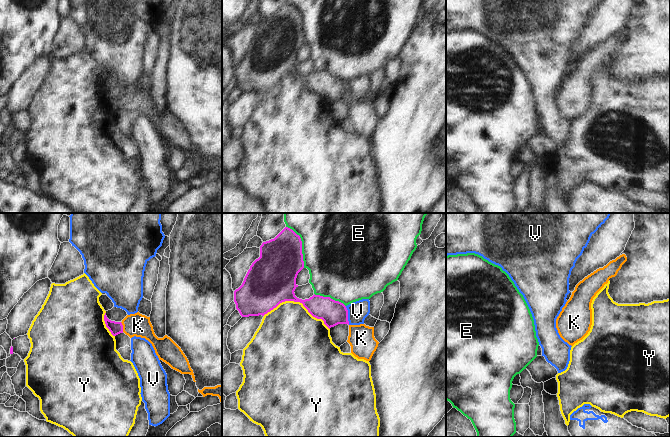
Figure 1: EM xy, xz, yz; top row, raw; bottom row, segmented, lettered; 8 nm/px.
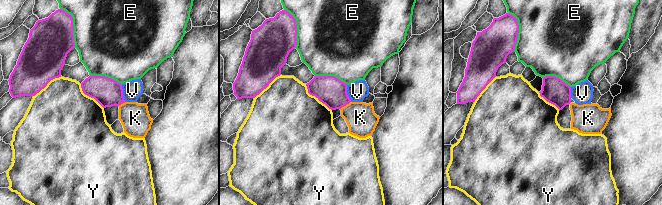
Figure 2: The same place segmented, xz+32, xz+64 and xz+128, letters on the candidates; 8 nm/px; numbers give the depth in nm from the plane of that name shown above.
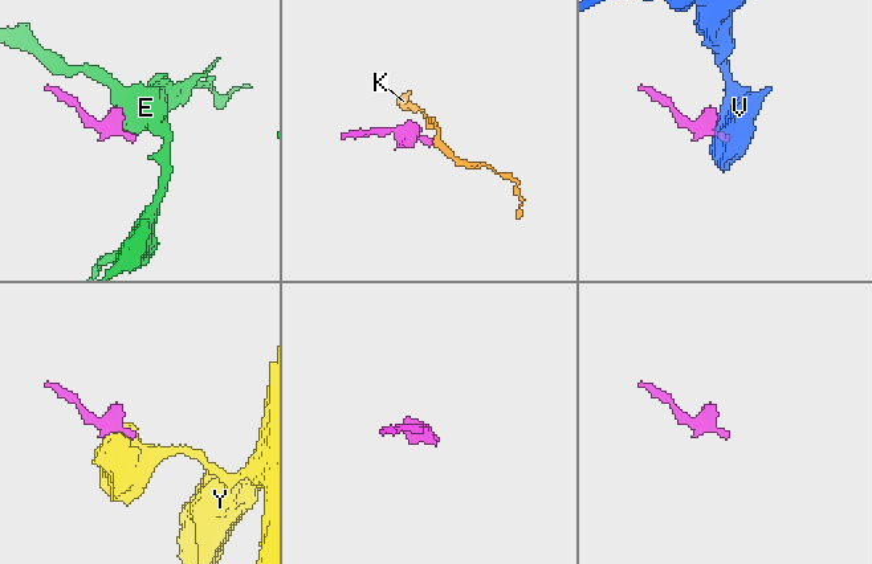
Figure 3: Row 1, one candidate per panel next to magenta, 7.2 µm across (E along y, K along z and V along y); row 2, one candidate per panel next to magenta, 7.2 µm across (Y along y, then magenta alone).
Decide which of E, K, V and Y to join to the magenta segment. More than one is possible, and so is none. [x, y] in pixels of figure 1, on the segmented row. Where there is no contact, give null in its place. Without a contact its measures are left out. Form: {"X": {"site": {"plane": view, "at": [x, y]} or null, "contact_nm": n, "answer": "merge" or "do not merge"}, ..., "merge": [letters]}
{"E": {"site": {"plane": "xz", "at": [301, 245]}, "contact_nm": 360, "answer": "do not merge"}, "K": {"site": {"plane": "xy", "at": [122, 327]}, "contact_nm": 80, "answer": "merge"}, "V": {"site": {"plane": "xz", "at": [347, 315]}, "contact_nm": 160, "answer": "do not merge"}, "Y": {"site": {"plane": "xz", "at": [298, 301]}, "contact_nm": 550, "answer": "do not merge"}, "merge": ["K"]}

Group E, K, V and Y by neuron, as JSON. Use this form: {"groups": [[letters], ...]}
{"groups": [["E"], ["K"], ["V"], ["Y"]]}

